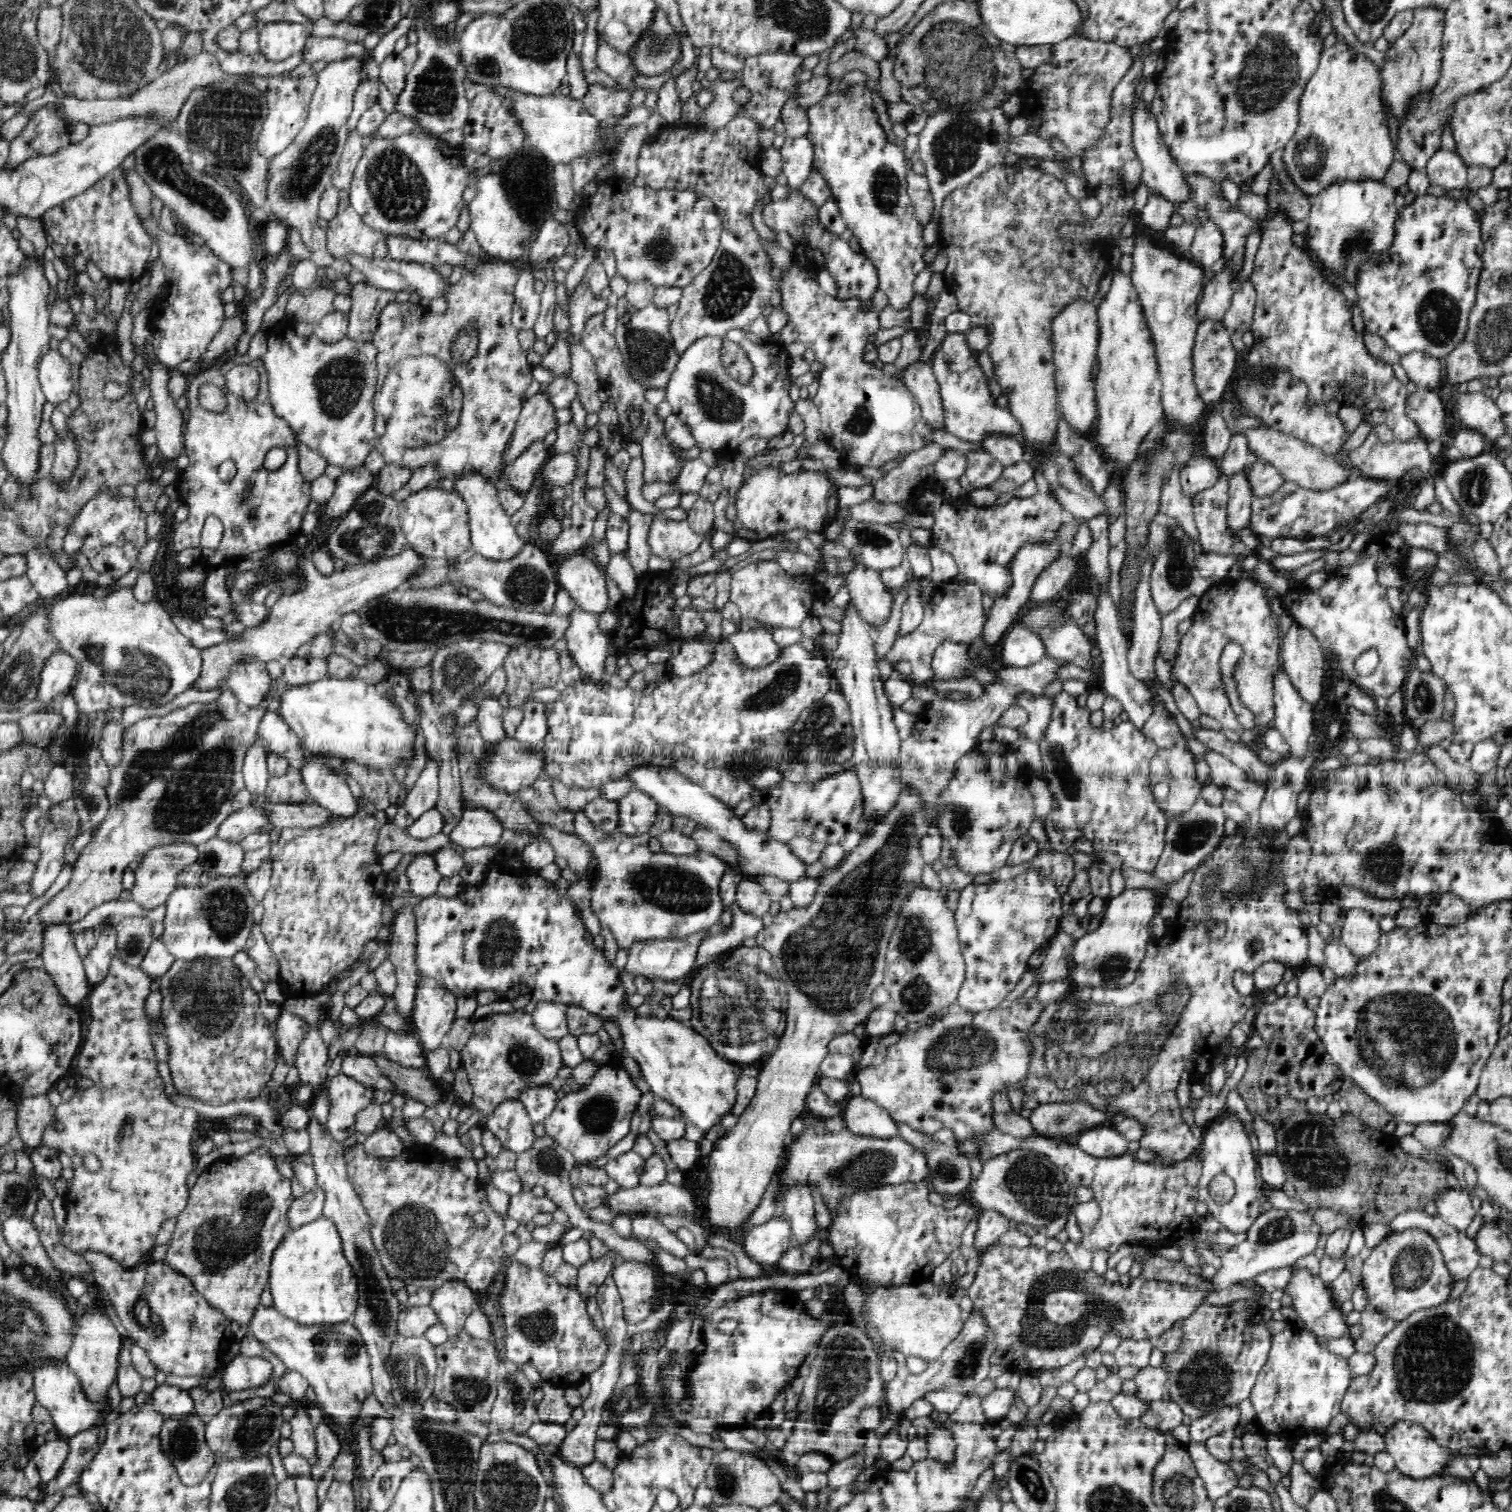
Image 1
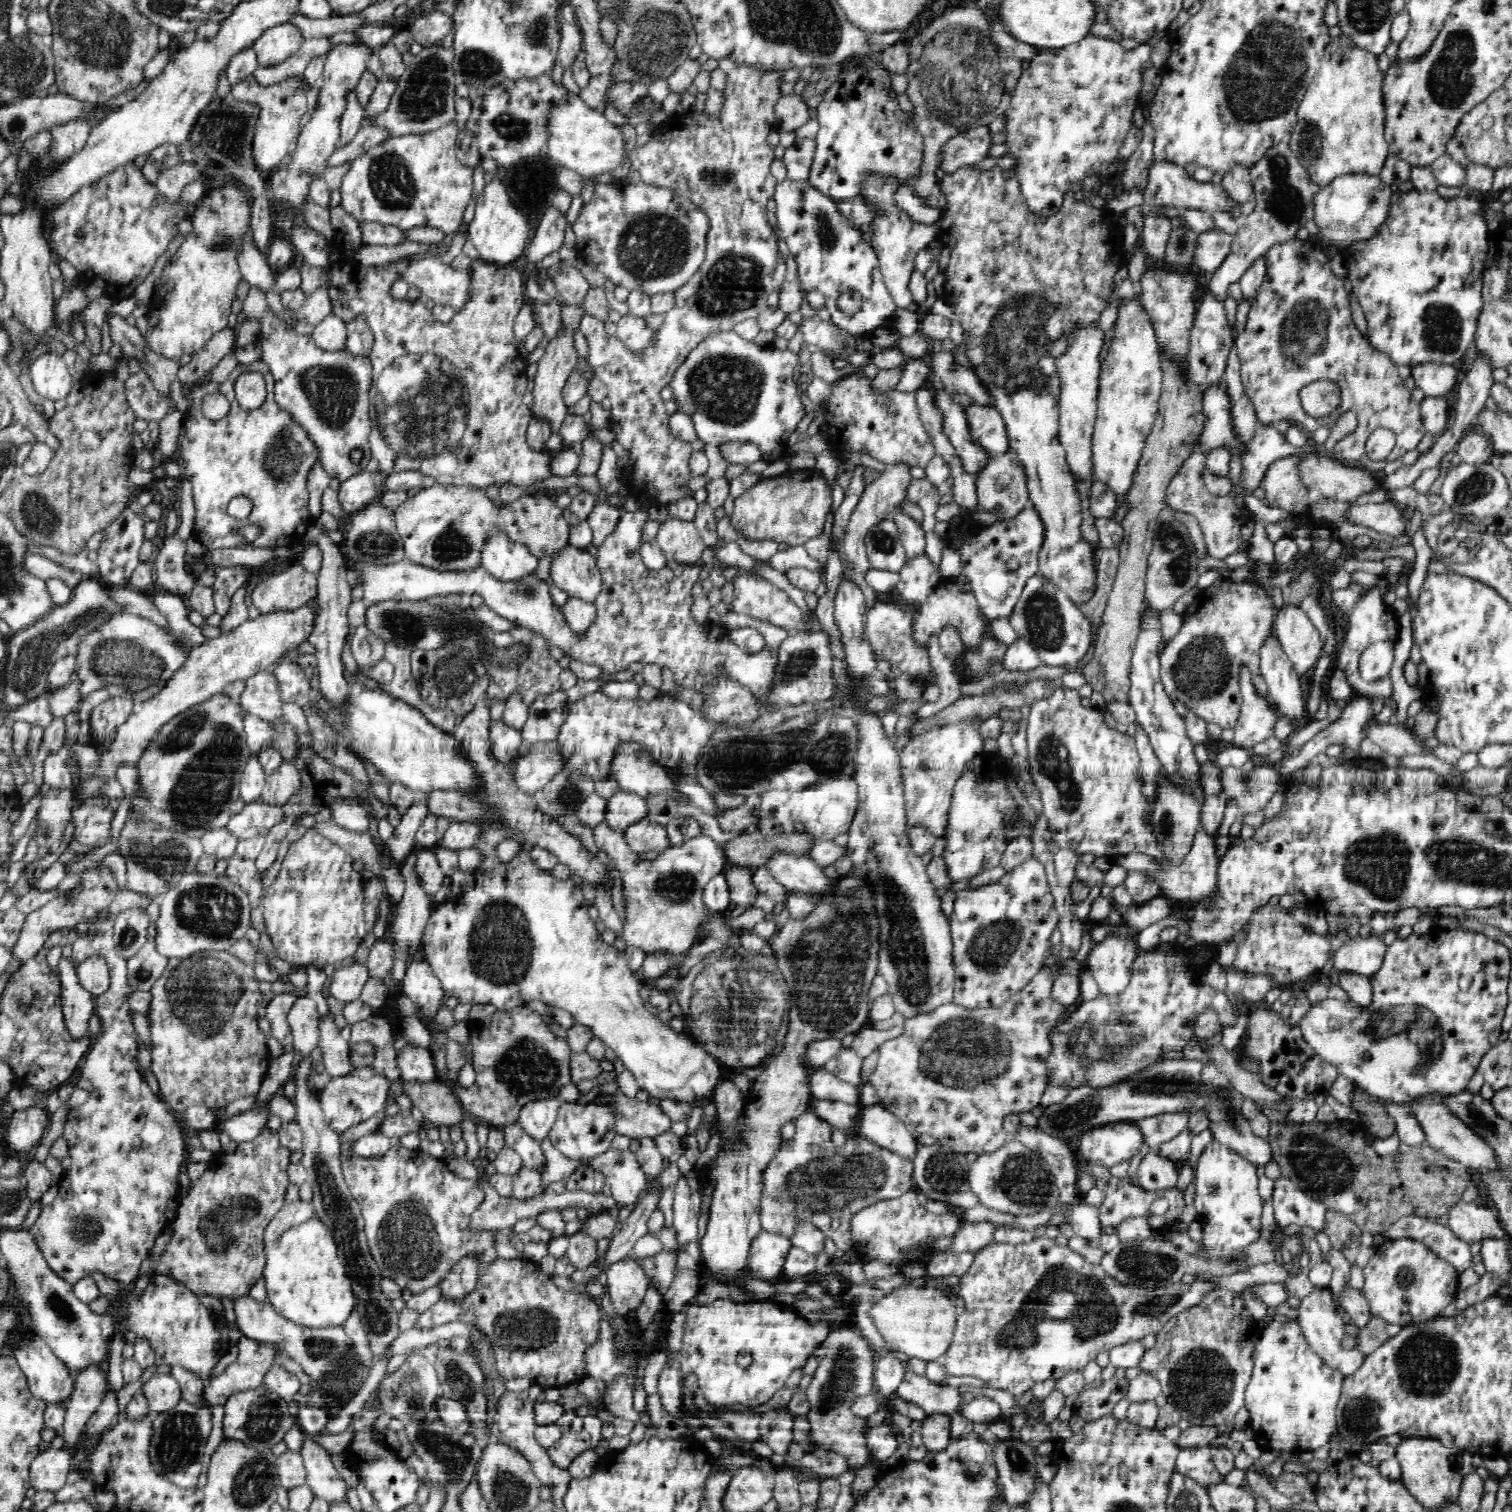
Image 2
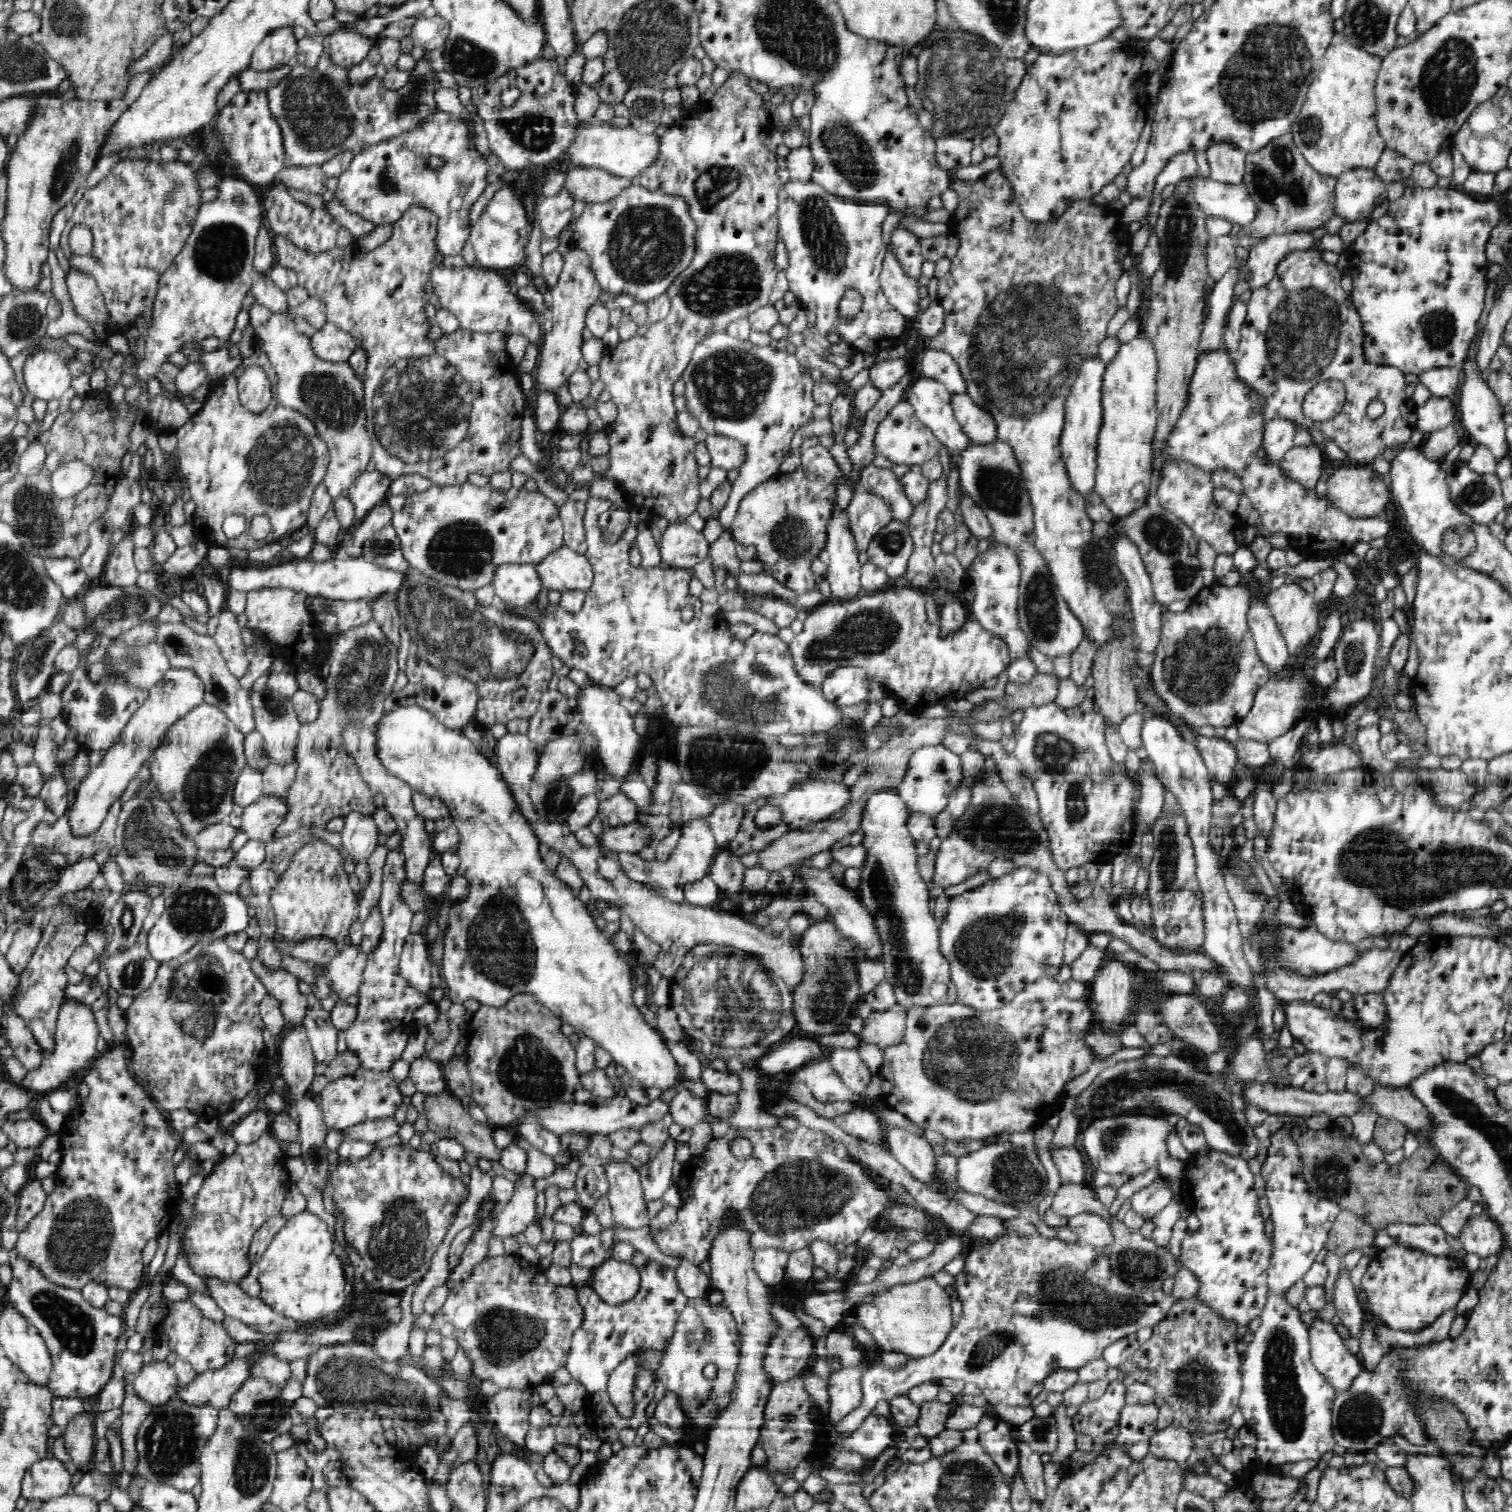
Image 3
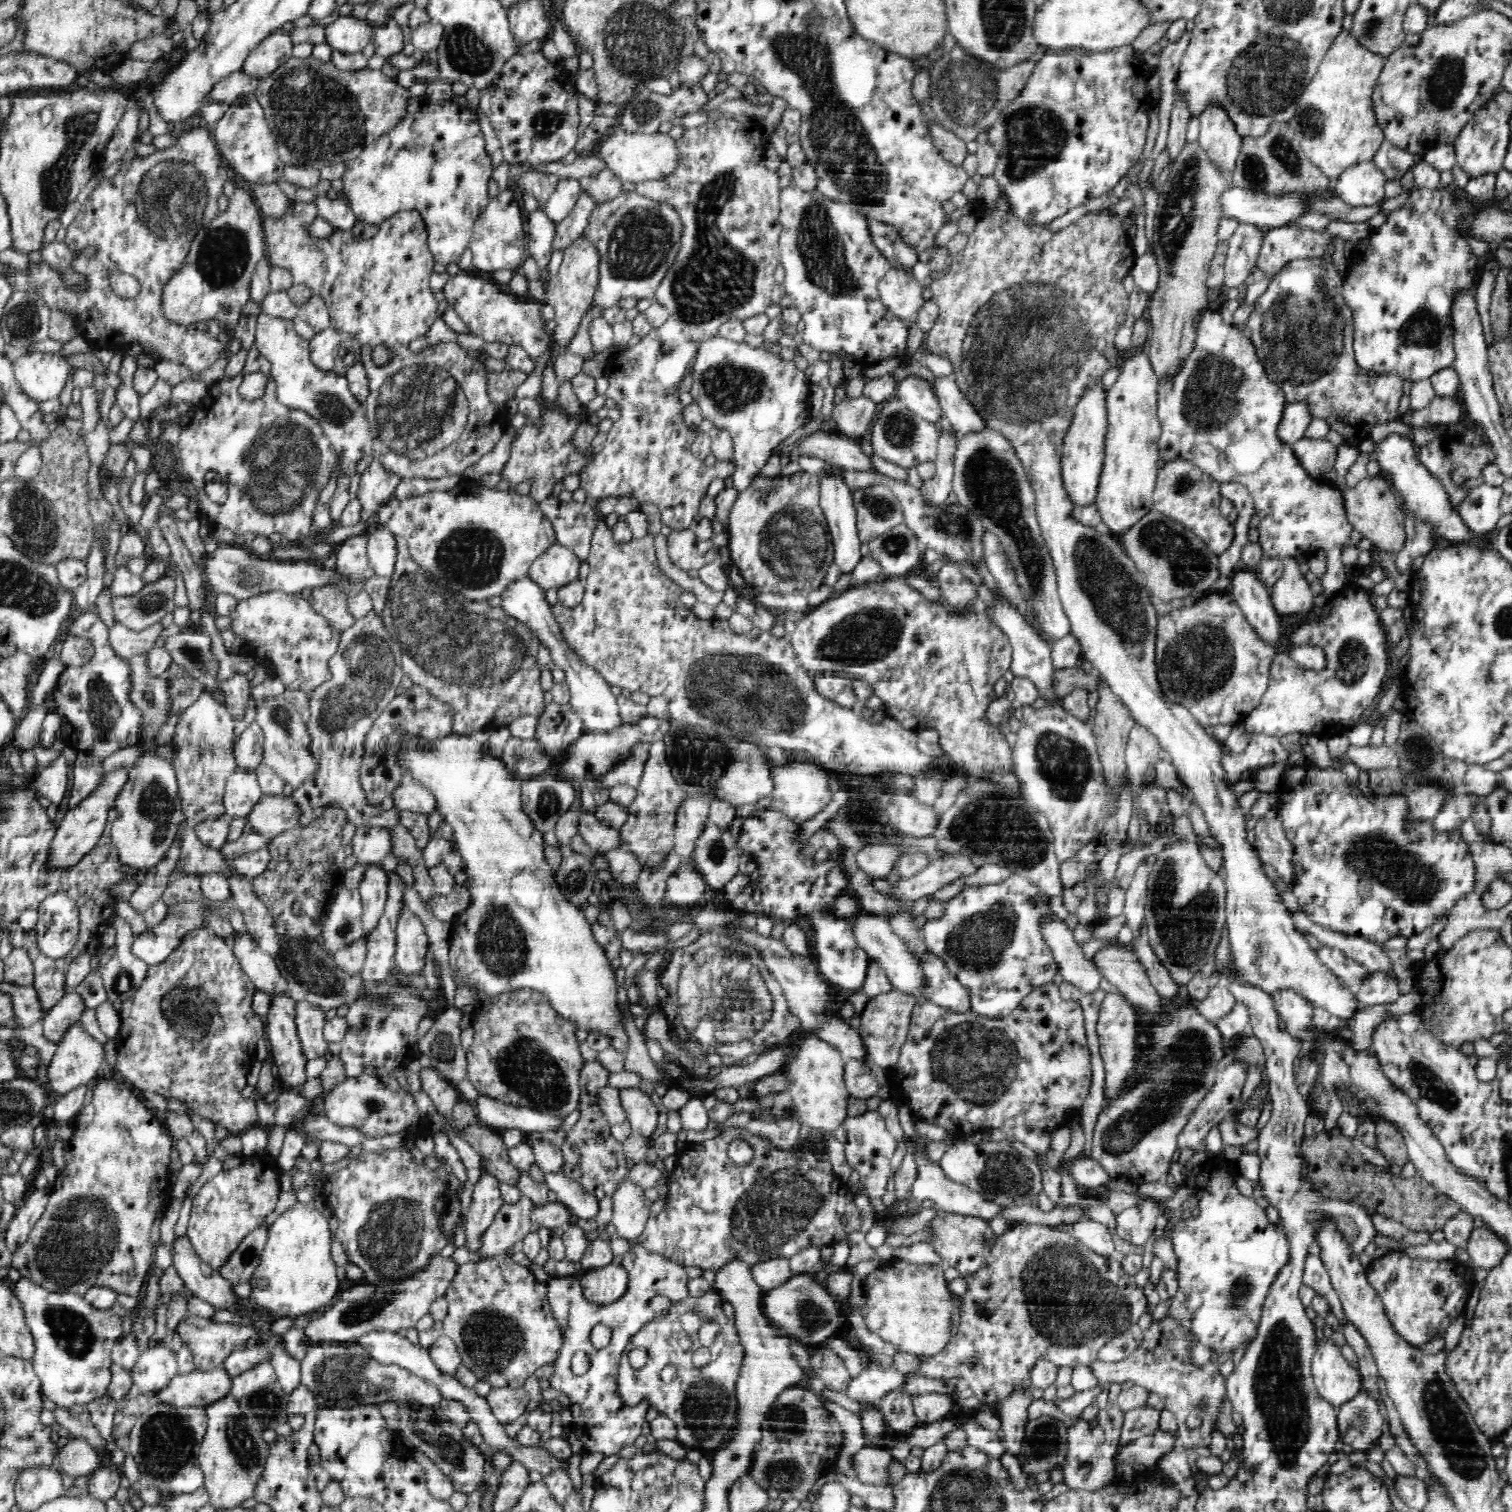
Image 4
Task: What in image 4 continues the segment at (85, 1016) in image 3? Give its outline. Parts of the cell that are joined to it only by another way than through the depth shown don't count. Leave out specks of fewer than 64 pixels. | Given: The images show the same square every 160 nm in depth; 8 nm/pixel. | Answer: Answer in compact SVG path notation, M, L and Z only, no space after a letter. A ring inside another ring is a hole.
M79 1020L75 1021L63 1035L60 1038L58 1050L56 1050L47 1068L47 1076L54 1098L66 1096L68 1092L72 1092L74 1088L78 1088L81 1084L86 1085L92 1082L93 1079L97 1078L107 1060L103 1045L83 1029Z

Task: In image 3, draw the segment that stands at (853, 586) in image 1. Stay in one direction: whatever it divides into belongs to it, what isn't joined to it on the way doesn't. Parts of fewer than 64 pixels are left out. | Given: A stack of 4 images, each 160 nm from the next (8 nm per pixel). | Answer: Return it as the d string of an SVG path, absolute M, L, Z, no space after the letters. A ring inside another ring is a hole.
M856 492L847 509L850 521L850 533L854 537L856 549L867 550L876 534L889 522L892 516L890 509L881 499L865 492Z

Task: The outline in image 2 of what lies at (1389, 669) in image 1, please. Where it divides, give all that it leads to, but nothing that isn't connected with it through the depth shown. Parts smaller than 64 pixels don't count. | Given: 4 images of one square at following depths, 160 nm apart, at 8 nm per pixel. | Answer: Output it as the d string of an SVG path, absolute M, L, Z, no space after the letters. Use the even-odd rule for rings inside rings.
M1352 582L1348 587L1343 589L1335 589L1331 592L1332 601L1342 610L1346 610L1346 644L1342 644L1342 648L1338 648L1335 655L1336 666L1345 671L1352 690L1358 696L1374 699L1376 697L1390 697L1391 680L1388 676L1378 680L1378 682L1366 682L1359 676L1359 654L1363 652L1365 647L1373 641L1396 642L1398 636L1399 616L1396 614L1392 606L1384 603L1383 596L1376 589L1368 589L1360 587L1358 583Z

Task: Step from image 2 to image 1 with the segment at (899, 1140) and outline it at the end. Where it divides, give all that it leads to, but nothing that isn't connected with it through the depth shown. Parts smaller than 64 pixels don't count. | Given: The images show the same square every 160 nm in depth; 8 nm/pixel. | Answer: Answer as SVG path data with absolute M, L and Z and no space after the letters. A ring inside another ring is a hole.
M850 1096L844 1102L842 1117L845 1128L862 1136L892 1137L899 1136L898 1125L890 1113L879 1107L873 1100Z

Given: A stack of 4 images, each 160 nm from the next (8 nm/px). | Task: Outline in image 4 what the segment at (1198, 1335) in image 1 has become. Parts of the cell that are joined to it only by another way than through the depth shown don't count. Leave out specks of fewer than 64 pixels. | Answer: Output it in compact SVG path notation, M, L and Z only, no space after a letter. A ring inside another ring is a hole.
M1164 1318L1156 1324L1152 1323L1148 1330L1142 1332L1144 1342L1140 1348L1120 1363L1106 1363L1096 1359L1089 1364L1090 1370L1098 1381L1107 1380L1115 1389L1123 1383L1131 1381L1135 1386L1142 1387L1147 1393L1157 1394L1164 1402L1165 1409L1175 1415L1178 1434L1182 1445L1195 1455L1206 1457L1210 1454L1212 1432L1216 1426L1218 1404L1226 1396L1224 1382L1218 1374L1218 1366L1214 1362L1204 1364L1204 1368L1194 1368L1190 1364L1190 1334L1180 1328L1180 1321L1173 1318ZM1200 1404L1206 1404L1206 1410L1200 1410Z

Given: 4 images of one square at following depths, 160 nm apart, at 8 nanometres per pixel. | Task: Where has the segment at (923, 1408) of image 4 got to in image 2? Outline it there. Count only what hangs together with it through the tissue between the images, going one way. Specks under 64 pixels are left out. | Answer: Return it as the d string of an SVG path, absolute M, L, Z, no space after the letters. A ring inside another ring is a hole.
M934 1414L922 1421L922 1439L929 1454L945 1450L952 1441L951 1415Z

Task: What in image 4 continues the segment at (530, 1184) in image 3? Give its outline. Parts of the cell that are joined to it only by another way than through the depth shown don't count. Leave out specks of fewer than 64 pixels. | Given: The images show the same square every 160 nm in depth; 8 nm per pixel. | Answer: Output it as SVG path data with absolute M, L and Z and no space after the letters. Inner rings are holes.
M526 1196L520 1197L514 1204L500 1207L494 1220L481 1236L481 1257L490 1259L498 1254L505 1254L510 1246L535 1230L529 1219L533 1208L532 1201Z

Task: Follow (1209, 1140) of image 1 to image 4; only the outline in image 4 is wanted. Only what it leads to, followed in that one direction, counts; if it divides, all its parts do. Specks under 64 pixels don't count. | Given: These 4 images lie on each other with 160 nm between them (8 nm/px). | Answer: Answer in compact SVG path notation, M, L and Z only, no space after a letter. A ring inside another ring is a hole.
M1212 1158L1206 1168L1210 1168L1214 1172L1214 1178L1210 1178L1208 1186L1204 1190L1200 1190L1200 1212L1196 1217L1190 1217L1189 1219L1176 1219L1171 1226L1171 1239L1173 1242L1173 1251L1176 1254L1177 1258L1177 1280L1178 1280L1178 1289L1176 1294L1171 1298L1170 1308L1167 1311L1168 1316L1176 1317L1186 1328L1192 1329L1193 1332L1196 1332L1198 1337L1198 1342L1208 1346L1212 1350L1213 1357L1216 1357L1217 1354L1228 1354L1228 1352L1234 1352L1238 1346L1244 1346L1244 1344L1249 1344L1250 1341L1254 1340L1256 1332L1258 1330L1258 1324L1260 1316L1262 1314L1262 1308L1264 1306L1264 1300L1266 1298L1272 1282L1276 1280L1276 1276L1280 1274L1280 1271L1290 1260L1290 1243L1288 1243L1288 1237L1286 1237L1286 1231L1282 1229L1282 1226L1275 1226L1274 1224L1268 1221L1266 1217L1265 1209L1262 1209L1260 1206L1256 1205L1253 1197L1246 1197L1236 1189L1236 1185L1230 1182L1230 1176L1236 1176L1234 1172L1235 1166L1230 1166L1224 1162L1224 1158Z

